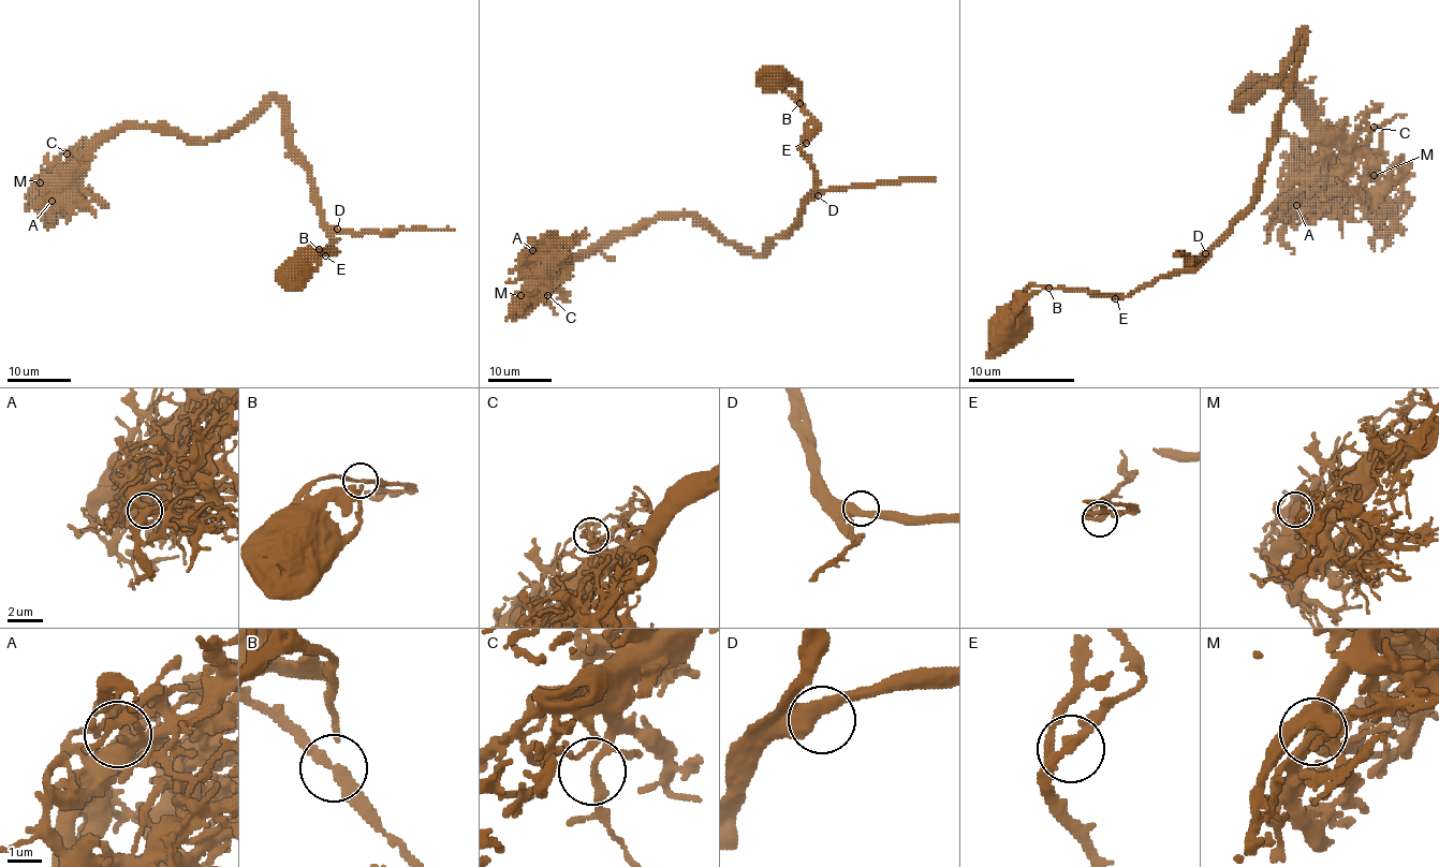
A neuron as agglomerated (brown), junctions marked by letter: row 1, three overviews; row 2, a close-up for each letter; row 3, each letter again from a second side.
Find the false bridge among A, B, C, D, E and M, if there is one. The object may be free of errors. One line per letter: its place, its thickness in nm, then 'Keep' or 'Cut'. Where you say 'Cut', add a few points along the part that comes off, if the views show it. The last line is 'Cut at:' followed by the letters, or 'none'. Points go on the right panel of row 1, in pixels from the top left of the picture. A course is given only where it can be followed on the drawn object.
A: Place: (1296, 205). Thickness 400 nm. Keep
B: Place: (1048, 288). Thickness 190 nm. Keep
C: Place: (1374, 127). Thickness 160 nm. Keep
D: Place: (1205, 253). Thickness 480 nm. Keep
E: Place: (1115, 298). Thickness 240 nm. Keep
M: Place: (1374, 175). Thickness 550 nm. Keep
Cut at: none

